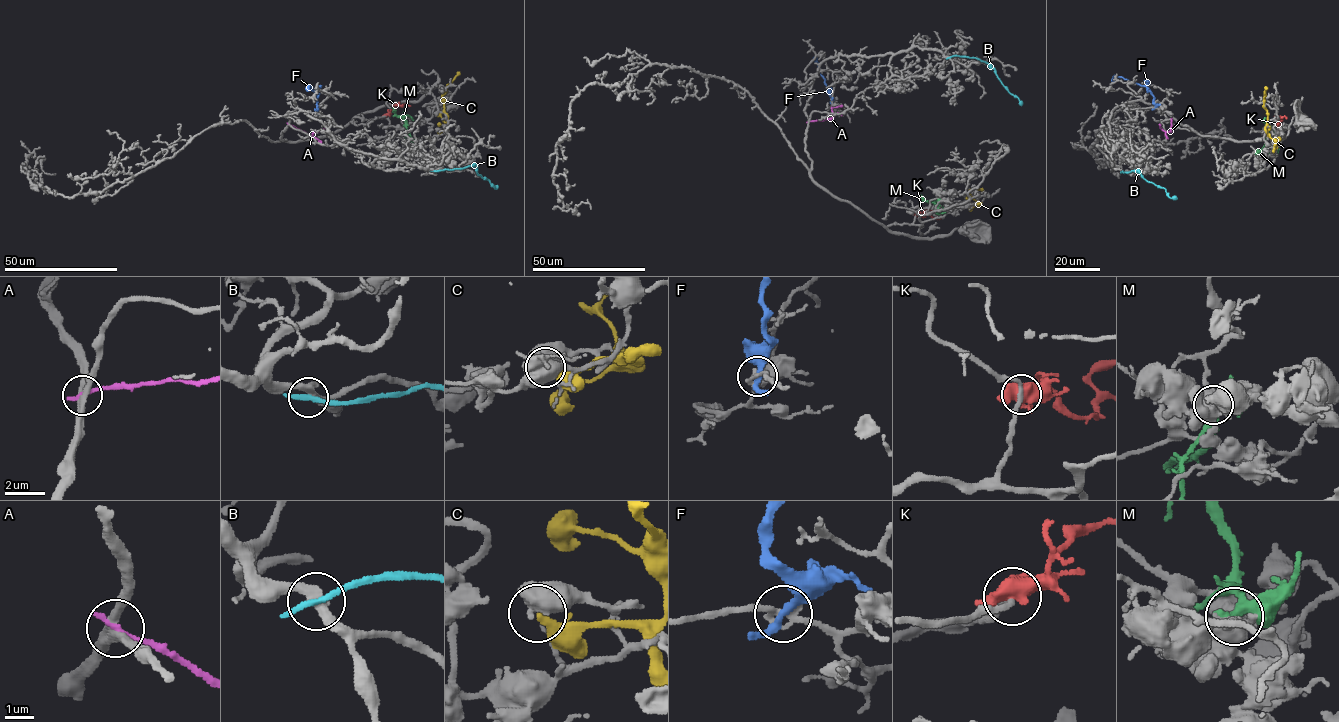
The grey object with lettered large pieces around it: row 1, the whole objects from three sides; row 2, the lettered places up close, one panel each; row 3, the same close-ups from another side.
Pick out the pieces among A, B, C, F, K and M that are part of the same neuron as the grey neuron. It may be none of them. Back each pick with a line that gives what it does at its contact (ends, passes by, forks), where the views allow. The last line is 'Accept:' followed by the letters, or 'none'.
Accept: none

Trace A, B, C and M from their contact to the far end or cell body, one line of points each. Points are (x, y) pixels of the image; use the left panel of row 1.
A: (288, 124), (313, 137), (313, 133), (324, 129)
B: (432, 170), (473, 165), (478, 174), (496, 188)
C: (437, 130), (447, 130), (442, 96), (459, 72)
M: (411, 142), (404, 120), (393, 110)

